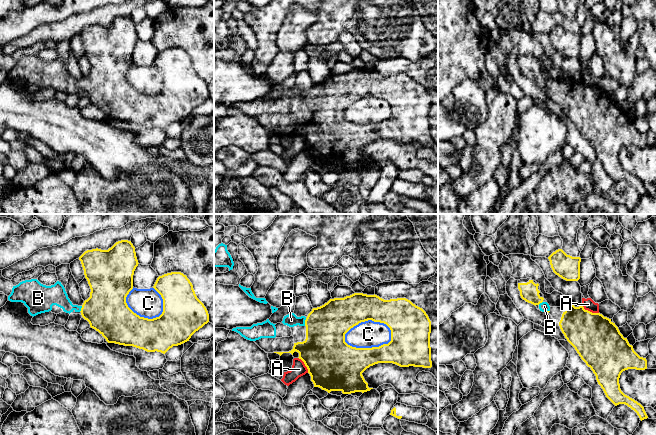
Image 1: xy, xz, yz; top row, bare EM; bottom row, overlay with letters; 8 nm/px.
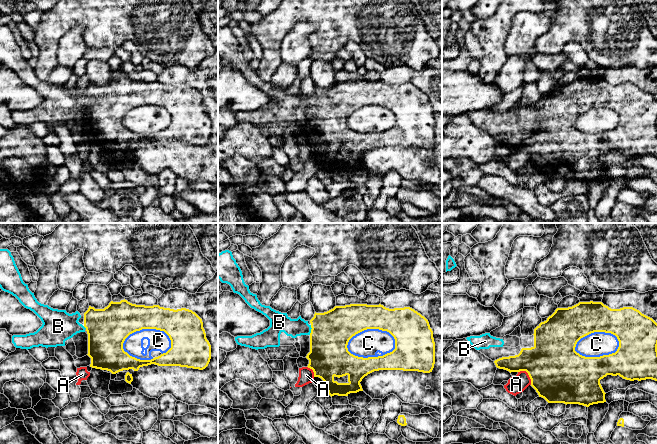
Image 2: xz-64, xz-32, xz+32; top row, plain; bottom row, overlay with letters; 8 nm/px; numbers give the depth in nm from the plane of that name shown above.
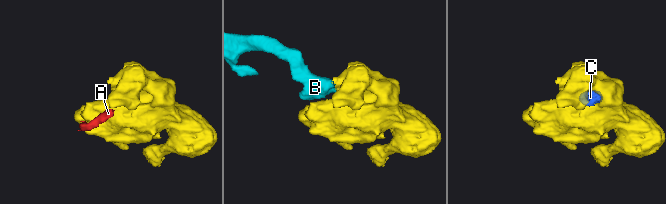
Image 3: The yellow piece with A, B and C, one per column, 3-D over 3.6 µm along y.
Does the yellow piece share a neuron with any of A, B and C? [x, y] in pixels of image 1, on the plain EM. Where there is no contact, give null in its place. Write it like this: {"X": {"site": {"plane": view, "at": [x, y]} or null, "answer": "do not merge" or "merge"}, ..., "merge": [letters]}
{"A": {"site": {"plane": "yz", "at": [589, 87]}, "answer": "do not merge"}, "B": {"site": {"plane": "xz", "at": [305, 98]}, "answer": "merge"}, "C": {"site": {"plane": "xz", "at": [372, 123]}, "answer": "do not merge"}, "merge": ["B"]}

